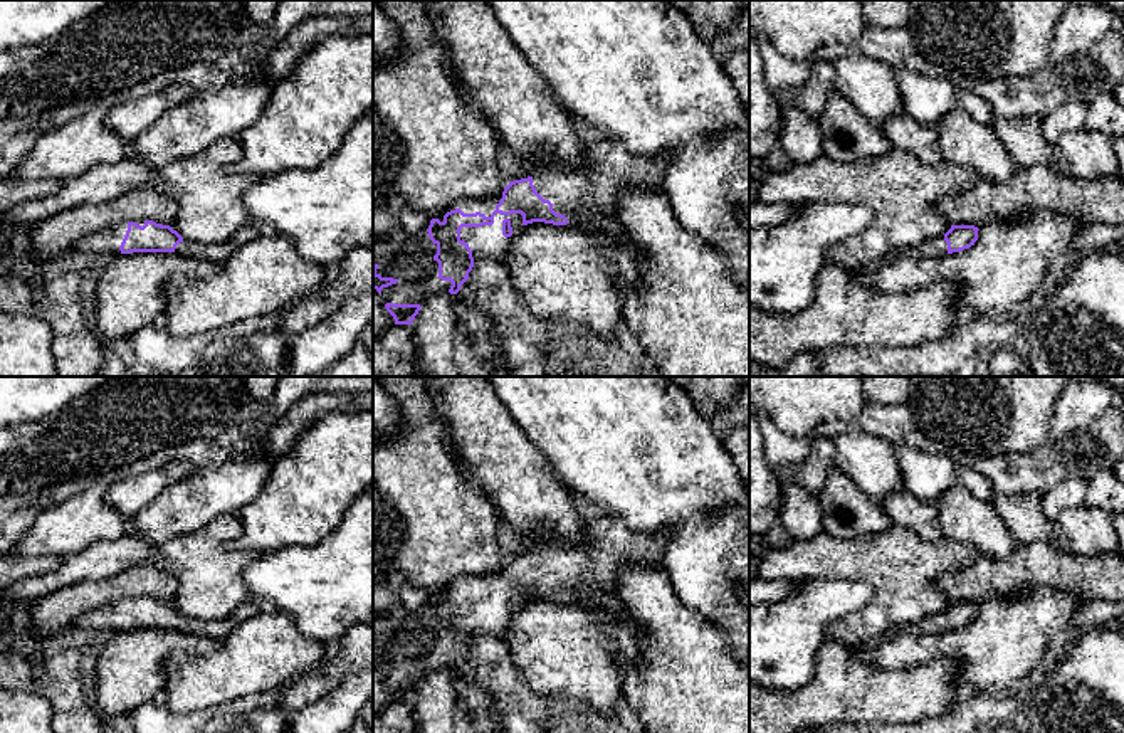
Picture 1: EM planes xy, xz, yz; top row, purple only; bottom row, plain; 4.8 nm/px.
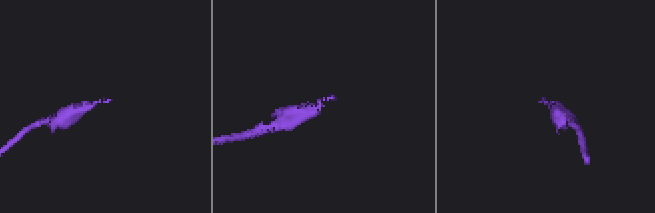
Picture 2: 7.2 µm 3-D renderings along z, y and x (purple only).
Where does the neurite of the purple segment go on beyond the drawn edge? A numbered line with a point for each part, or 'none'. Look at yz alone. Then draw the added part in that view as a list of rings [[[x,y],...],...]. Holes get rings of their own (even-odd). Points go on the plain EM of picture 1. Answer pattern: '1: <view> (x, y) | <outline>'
1: yz (936, 622) | [[[936,612],[929,617],[926,617],[919,625],[919,632],[948,632],[948,620],[944,617],[944,612]]]

